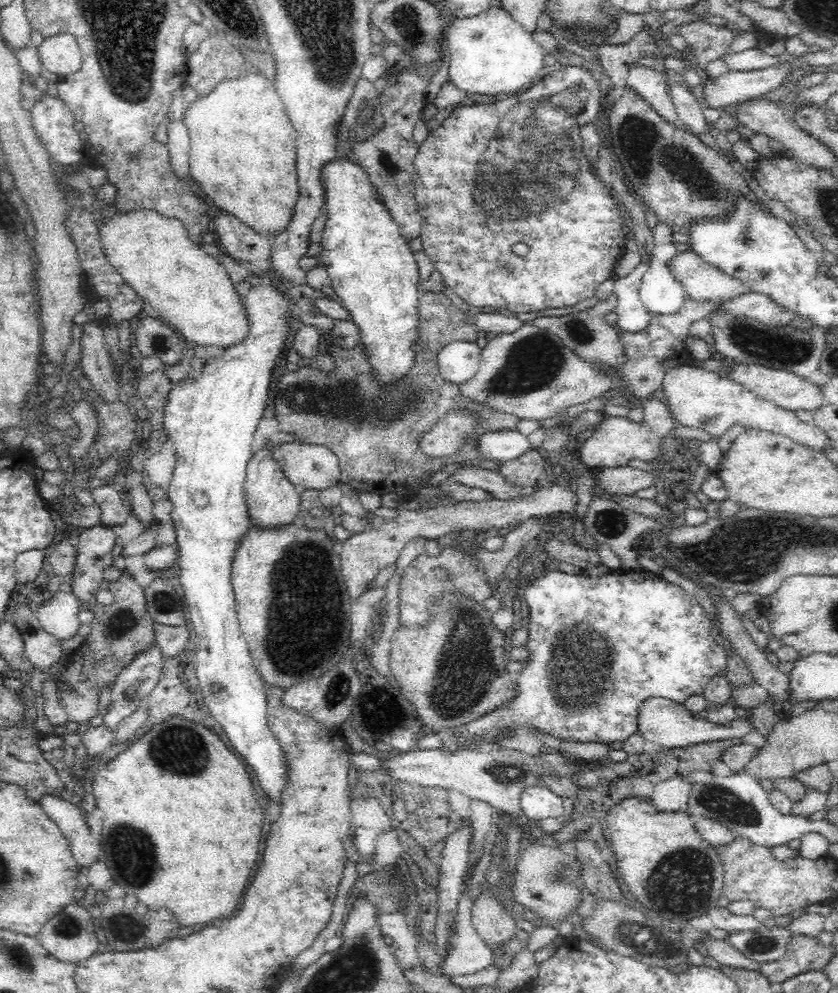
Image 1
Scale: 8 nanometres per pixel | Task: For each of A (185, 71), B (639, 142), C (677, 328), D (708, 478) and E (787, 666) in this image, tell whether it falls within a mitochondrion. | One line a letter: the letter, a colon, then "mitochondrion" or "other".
A: other
B: mitochondrion
C: other
D: other
E: other

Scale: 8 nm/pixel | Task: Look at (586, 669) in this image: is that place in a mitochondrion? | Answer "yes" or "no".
yes

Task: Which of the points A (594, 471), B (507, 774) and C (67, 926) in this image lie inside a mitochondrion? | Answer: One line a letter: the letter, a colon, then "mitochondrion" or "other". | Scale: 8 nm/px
A: other
B: mitochondrion
C: mitochondrion

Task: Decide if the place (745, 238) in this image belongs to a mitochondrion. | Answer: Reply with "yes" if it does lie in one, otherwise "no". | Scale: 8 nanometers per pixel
yes

